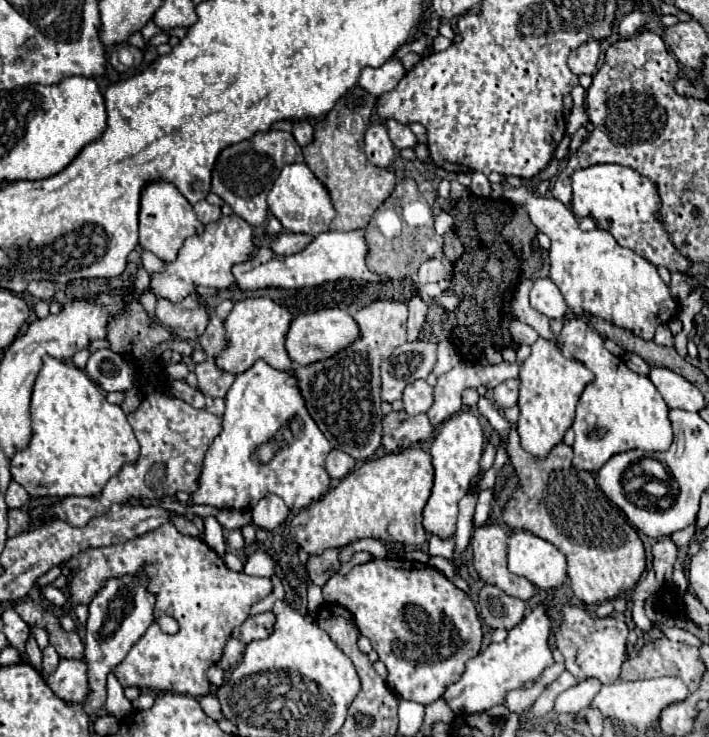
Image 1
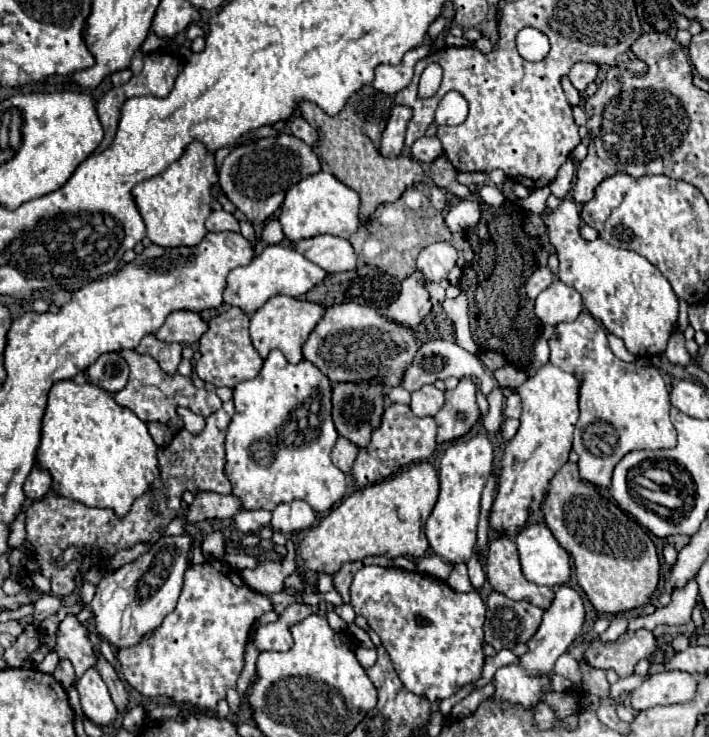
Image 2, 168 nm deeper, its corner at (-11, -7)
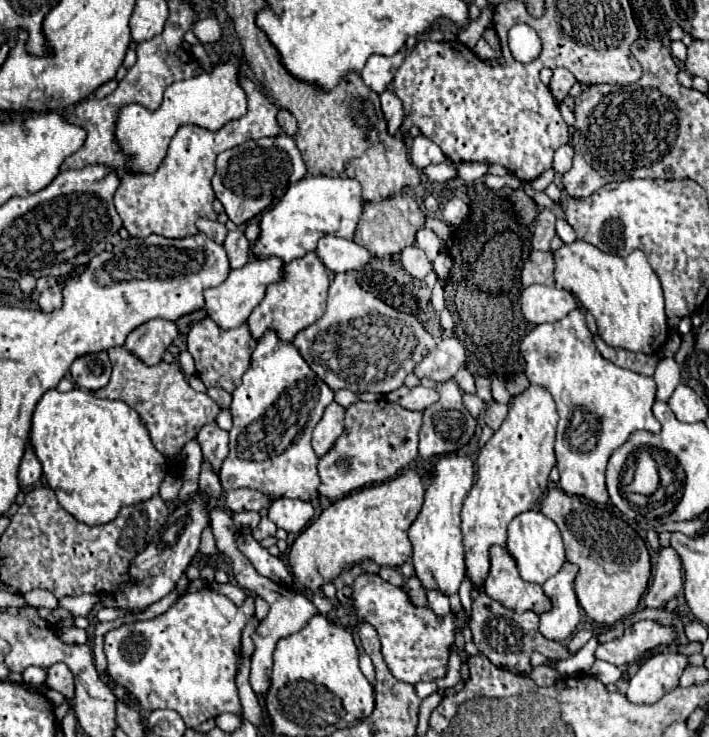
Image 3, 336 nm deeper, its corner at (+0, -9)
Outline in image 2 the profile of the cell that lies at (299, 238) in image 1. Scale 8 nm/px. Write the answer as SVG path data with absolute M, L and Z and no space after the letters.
M330 234L300 240L298 244L294 244L294 250L298 250L316 266L324 268L328 274L354 270L358 264L358 256L352 244L346 238L338 238Z

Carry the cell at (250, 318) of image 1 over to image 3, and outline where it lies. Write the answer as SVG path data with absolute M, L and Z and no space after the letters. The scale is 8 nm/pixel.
M309 252L297 260L291 260L285 268L285 278L279 284L267 286L265 298L251 312L251 316L247 320L251 336L255 340L261 340L261 336L267 330L273 330L273 332L277 332L277 336L281 336L281 342L289 344L297 336L297 332L311 326L313 322L317 322L323 316L325 302L327 302L327 288L329 288L327 268L319 262L319 258L313 252Z

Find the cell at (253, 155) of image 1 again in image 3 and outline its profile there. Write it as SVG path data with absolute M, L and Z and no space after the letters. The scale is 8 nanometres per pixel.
M279 134L273 138L247 140L241 146L225 150L217 156L217 172L213 176L213 190L217 200L225 206L229 220L237 226L249 222L267 206L275 204L285 190L305 178L307 168L295 140L287 134Z

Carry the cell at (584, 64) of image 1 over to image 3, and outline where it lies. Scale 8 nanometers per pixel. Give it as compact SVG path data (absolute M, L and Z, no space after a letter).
M555 68L553 78L551 78L551 94L553 94L553 98L557 102L561 102L569 94L569 90L571 90L571 86L575 82L577 82L575 76L567 68Z

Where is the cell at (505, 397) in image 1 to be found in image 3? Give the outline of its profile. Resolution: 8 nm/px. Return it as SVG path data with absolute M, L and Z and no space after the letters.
M493 402L493 404L489 404L487 406L487 410L485 410L485 424L487 426L491 426L493 430L497 430L499 426L501 426L501 422L505 420L505 416L507 416L507 410L509 410L509 406L507 404L499 404L499 402Z

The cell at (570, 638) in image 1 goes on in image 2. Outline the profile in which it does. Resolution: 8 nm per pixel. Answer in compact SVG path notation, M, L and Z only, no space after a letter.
M636 630L632 634L622 634L616 642L592 642L584 652L590 666L602 670L616 670L620 678L630 676L636 662L650 658L656 650L658 640L652 630Z

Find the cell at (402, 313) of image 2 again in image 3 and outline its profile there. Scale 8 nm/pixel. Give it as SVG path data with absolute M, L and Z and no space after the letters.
M415 244L409 246L409 248L405 248L405 250L401 252L401 266L403 266L405 272L407 272L409 276L413 276L415 280L423 280L423 278L433 270L431 262L425 258L425 254L423 254Z

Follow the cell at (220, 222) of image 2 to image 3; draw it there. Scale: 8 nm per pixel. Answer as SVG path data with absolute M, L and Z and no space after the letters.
M197 220L197 228L199 228L207 238L211 238L211 240L217 242L217 244L223 244L223 240L225 240L225 236L227 236L227 228L225 228L223 224L219 224L217 220L215 220L215 222L211 222L211 220Z

